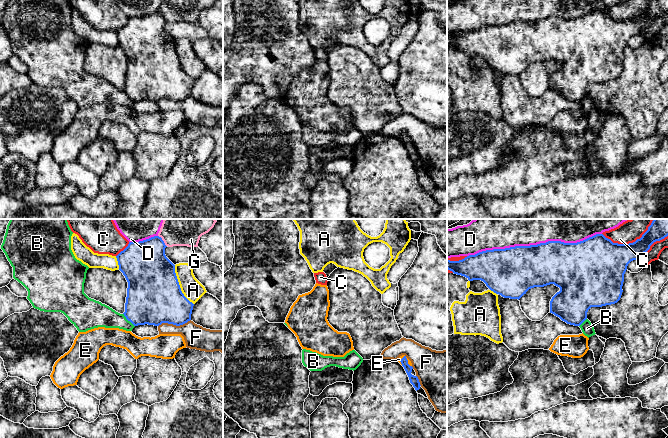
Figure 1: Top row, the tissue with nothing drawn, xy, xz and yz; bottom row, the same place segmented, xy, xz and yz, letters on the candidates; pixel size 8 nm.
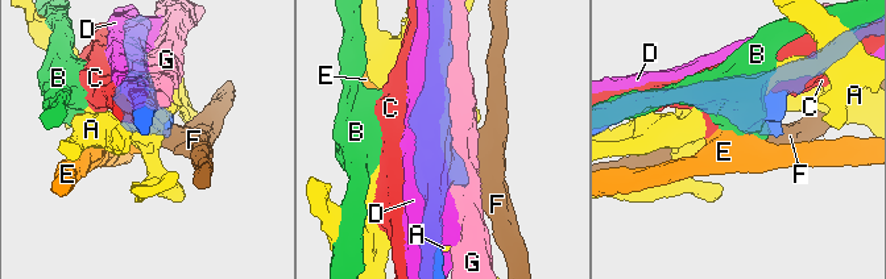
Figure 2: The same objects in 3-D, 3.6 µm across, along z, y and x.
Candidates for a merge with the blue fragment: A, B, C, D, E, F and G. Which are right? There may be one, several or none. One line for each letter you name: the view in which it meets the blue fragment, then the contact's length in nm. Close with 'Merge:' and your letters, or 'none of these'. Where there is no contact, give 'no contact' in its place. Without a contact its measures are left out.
Merge: none of these

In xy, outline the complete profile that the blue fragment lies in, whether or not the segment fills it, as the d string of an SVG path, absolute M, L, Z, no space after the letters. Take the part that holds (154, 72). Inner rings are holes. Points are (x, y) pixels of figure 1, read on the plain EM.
M159 12L139 18L129 18L117 32L119 46L128 58L124 92L134 102L162 99L183 101L191 96L194 80L182 69L175 41L165 31L164 17Z

